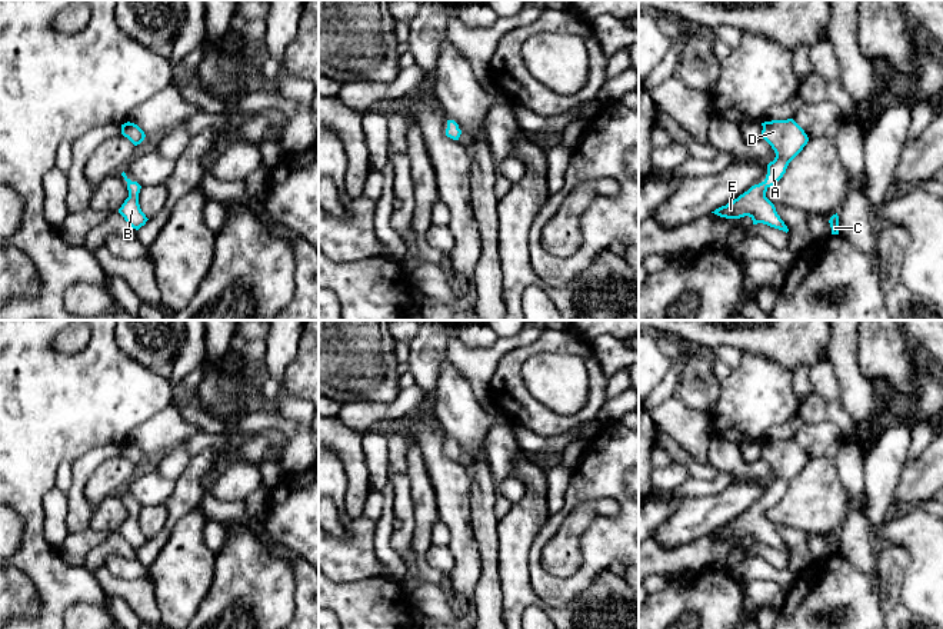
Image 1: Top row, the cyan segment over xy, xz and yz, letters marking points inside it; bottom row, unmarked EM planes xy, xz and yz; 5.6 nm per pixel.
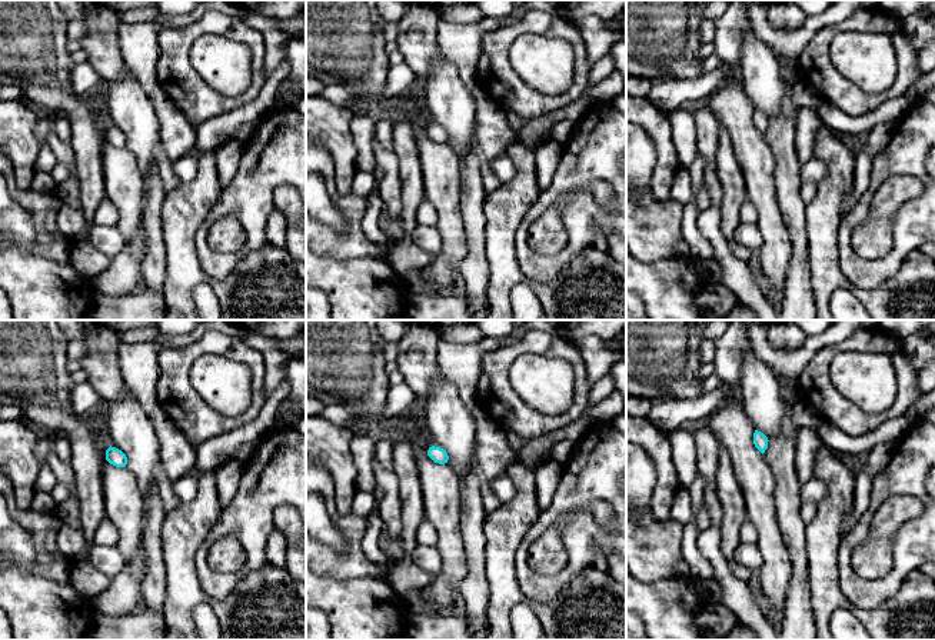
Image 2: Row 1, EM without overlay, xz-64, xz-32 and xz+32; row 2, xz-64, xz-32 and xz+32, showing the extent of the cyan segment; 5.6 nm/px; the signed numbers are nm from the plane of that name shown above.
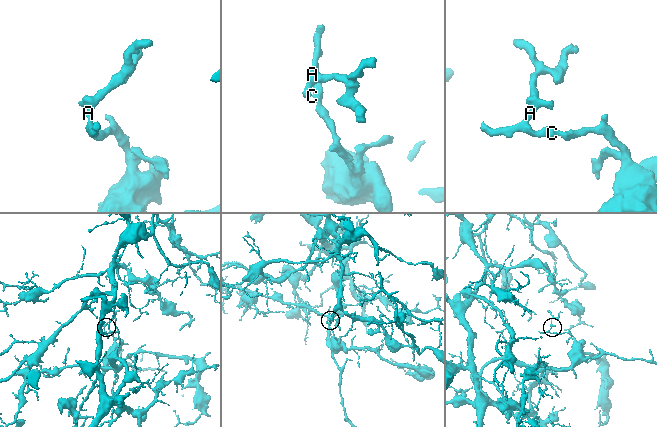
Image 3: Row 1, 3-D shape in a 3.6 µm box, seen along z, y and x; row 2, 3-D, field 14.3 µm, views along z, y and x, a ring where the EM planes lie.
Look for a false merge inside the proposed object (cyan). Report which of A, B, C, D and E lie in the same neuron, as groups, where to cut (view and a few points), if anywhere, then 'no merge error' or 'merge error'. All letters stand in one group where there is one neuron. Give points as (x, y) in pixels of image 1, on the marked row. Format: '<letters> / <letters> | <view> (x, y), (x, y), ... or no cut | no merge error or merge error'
A B C D E | no cut | no merge error

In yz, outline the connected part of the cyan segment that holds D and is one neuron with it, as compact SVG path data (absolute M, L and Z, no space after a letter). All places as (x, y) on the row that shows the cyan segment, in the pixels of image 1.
M793 119L764 122L762 126L762 137L776 153L774 160L767 164L766 179L712 213L726 219L749 216L753 224L763 223L787 233L787 226L766 197L766 192L783 177L789 163L803 150L809 137Z

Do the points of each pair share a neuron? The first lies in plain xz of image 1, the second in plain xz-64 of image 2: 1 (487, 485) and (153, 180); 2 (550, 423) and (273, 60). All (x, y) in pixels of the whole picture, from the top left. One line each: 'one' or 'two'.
1: one
2: two

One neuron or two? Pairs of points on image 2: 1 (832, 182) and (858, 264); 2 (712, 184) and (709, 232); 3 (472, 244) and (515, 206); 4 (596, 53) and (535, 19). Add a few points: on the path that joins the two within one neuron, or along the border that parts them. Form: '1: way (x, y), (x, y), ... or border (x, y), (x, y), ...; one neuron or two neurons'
1: border (844, 216), (838, 230), (838, 249); two neurons
2: way (714, 196), (714, 210), (709, 220); one neuron
3: border (485, 199), (483, 250), (488, 266); two neurons
4: border (579, 29), (591, 67); two neurons

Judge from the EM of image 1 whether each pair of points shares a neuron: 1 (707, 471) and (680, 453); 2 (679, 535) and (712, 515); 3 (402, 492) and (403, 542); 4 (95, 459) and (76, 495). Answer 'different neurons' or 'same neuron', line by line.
1: same neuron
2: same neuron
3: same neuron
4: same neuron

